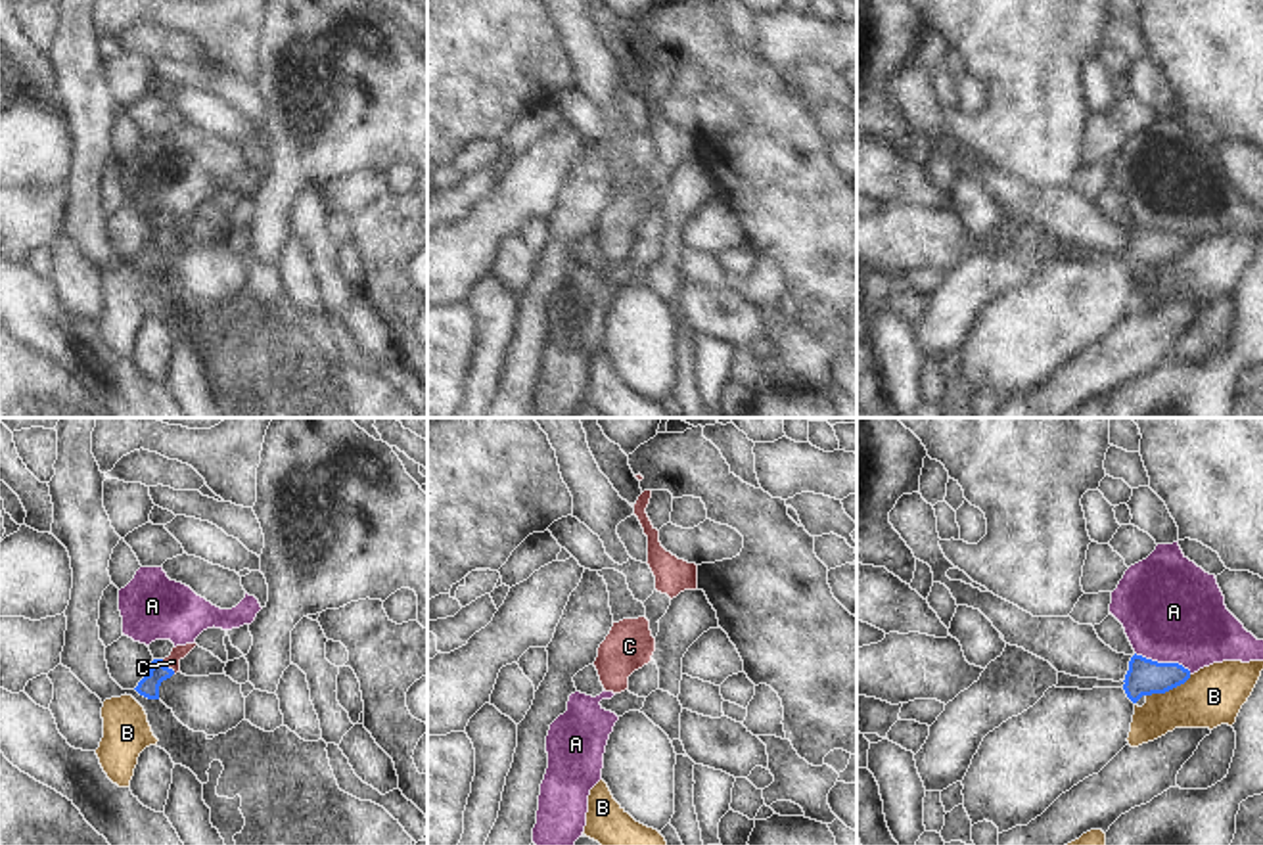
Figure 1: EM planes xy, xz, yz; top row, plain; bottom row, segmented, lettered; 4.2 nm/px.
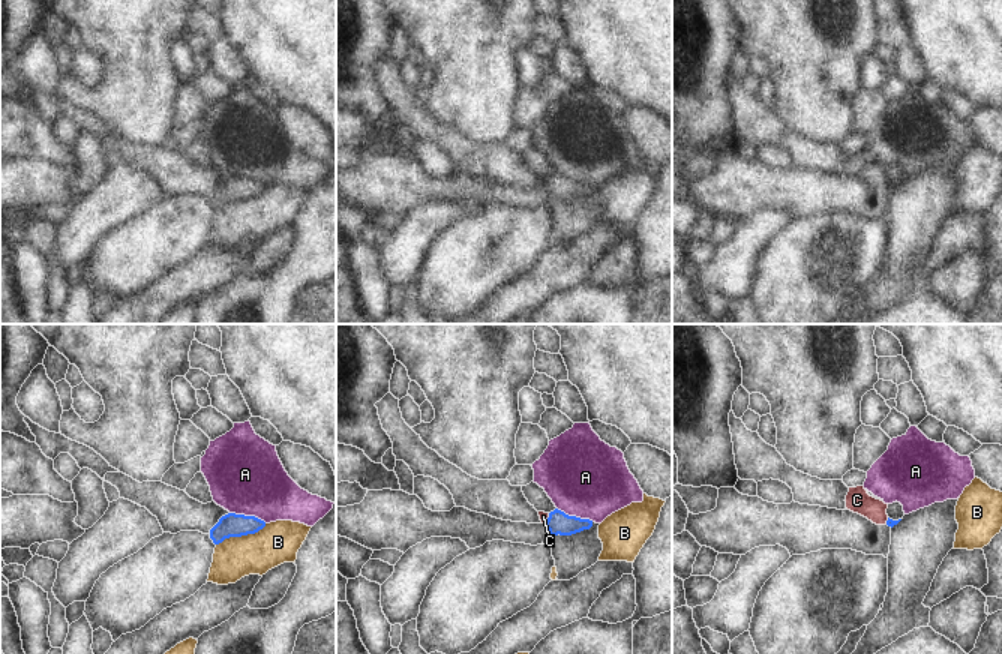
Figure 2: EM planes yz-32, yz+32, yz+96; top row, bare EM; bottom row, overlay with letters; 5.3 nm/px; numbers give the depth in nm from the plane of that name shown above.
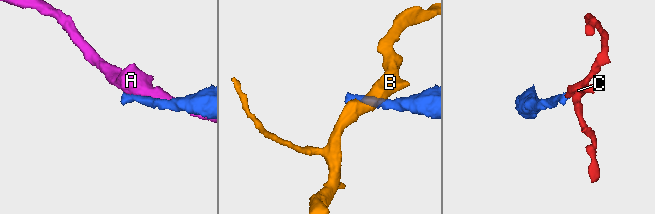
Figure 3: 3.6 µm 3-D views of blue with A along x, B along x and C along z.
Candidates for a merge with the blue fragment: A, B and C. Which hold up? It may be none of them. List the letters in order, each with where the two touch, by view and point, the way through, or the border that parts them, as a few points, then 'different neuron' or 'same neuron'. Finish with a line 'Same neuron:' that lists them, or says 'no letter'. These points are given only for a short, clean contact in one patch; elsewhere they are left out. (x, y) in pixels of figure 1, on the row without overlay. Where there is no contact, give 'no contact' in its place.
A: meets blue in yz at (1164, 234); different neuron
B: meets blue in yz at (1168, 261); border along yz (1191, 246), (1164, 263), (1147, 267); different neuron
C: meets blue in xy at (167, 238); runs through xy (148, 257), (167, 238), (173, 232); same neuron
Same neuron: C

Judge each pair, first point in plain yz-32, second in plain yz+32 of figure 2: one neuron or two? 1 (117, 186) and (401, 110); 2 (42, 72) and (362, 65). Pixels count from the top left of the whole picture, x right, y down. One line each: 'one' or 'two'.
1: two
2: two

